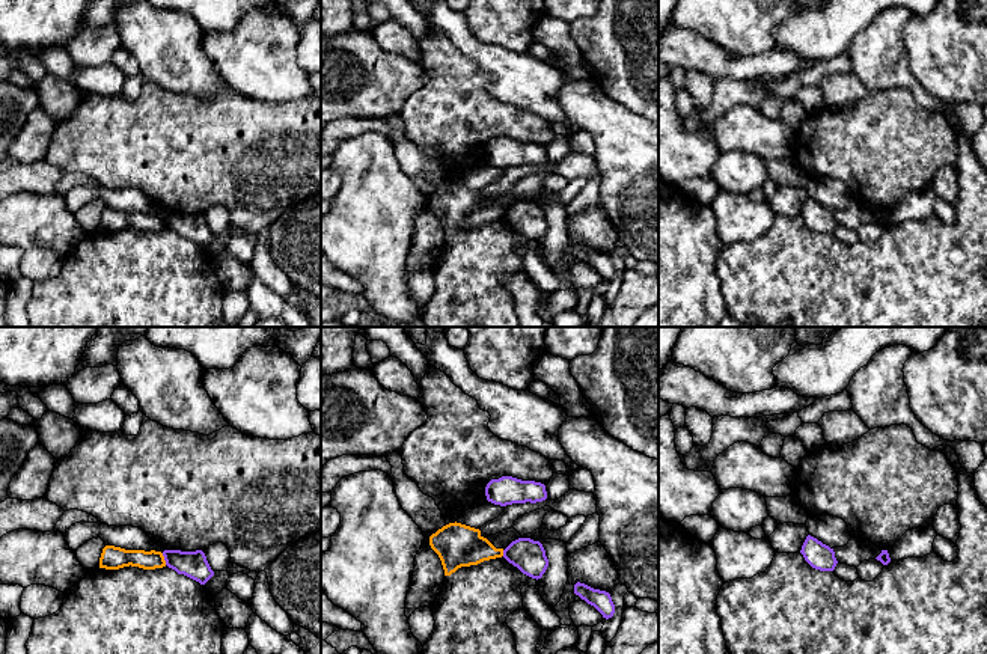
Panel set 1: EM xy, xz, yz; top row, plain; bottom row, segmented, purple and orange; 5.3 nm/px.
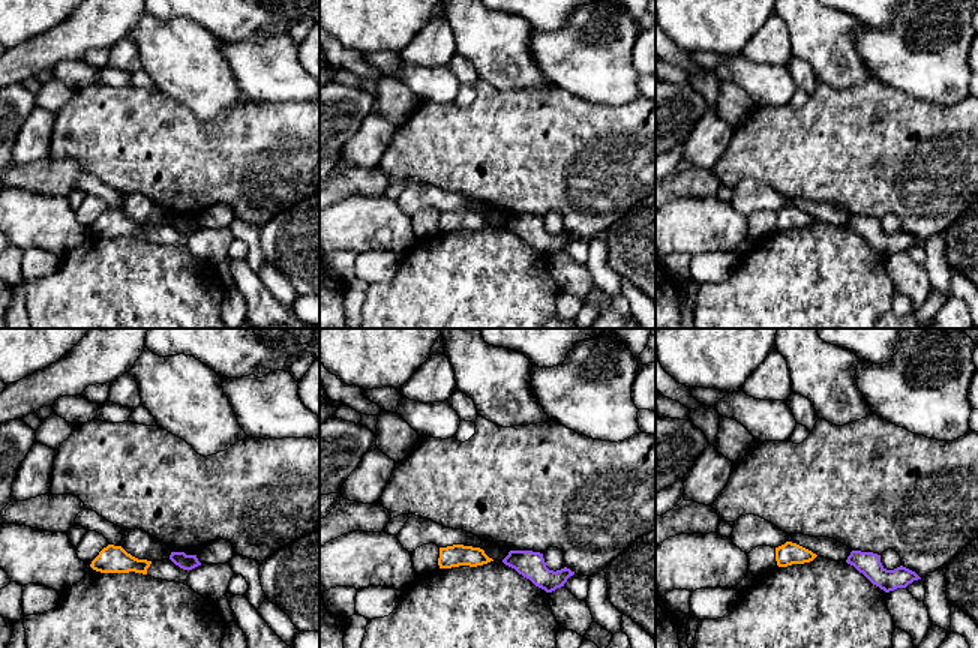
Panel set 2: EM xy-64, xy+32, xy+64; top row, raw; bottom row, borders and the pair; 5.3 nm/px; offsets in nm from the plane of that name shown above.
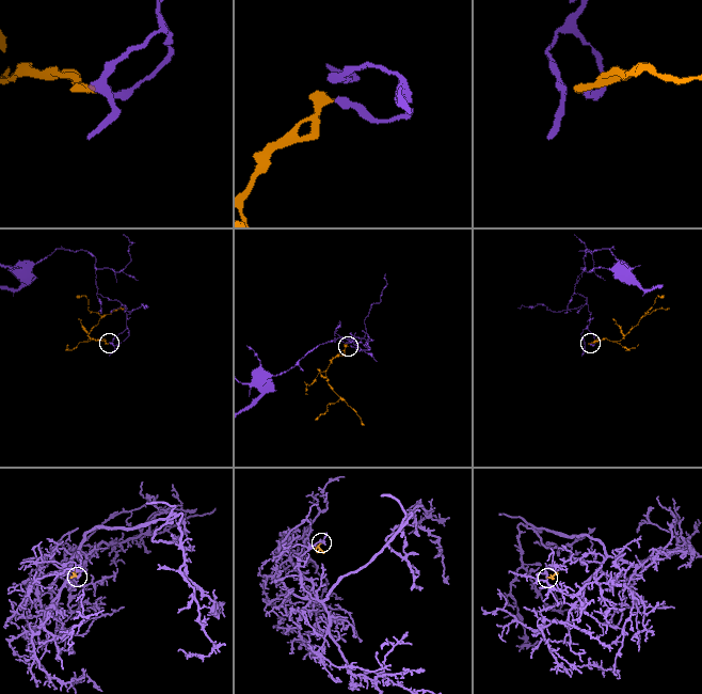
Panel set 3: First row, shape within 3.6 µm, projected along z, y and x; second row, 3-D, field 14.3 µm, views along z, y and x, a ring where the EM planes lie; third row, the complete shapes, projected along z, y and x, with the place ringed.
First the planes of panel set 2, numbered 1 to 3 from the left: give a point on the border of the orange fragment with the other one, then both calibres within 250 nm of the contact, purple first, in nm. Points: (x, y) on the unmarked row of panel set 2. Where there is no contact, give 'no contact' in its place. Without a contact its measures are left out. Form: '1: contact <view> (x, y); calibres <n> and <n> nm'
1: no contact
2: no contact
3: no contact

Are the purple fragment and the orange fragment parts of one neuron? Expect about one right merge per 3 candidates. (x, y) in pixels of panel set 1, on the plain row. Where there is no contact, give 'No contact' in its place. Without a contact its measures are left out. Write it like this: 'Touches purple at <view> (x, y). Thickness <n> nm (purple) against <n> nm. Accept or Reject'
Touches purple at xy (165, 222). Thickness 140 nm (purple) against 110 nm. Reject

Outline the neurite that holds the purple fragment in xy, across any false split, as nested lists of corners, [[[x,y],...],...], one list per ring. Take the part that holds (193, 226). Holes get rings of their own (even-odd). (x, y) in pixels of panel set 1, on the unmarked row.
[[[164,212],[163,219],[169,231],[199,244],[200,247],[205,247],[214,238],[214,234],[211,232],[202,212]]]

